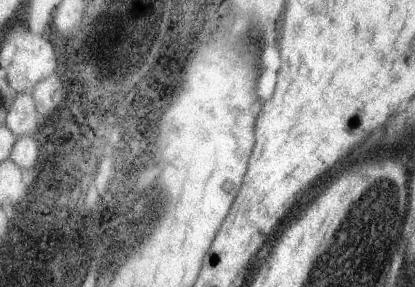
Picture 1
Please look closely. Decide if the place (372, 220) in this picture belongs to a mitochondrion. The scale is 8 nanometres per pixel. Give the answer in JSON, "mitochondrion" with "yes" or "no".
{"mitochondrion":"yes"}

